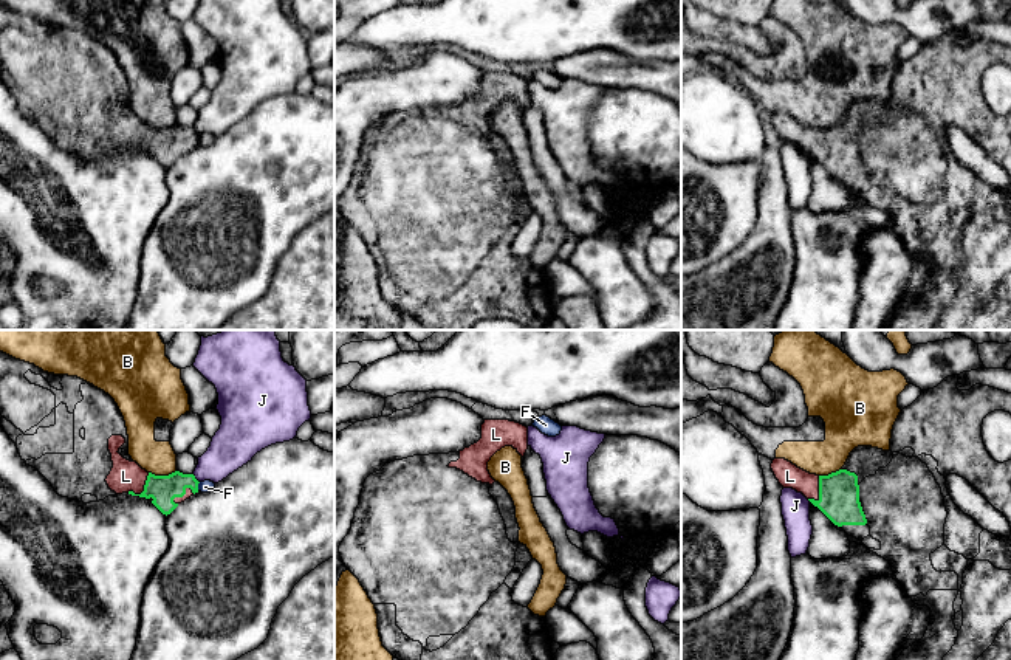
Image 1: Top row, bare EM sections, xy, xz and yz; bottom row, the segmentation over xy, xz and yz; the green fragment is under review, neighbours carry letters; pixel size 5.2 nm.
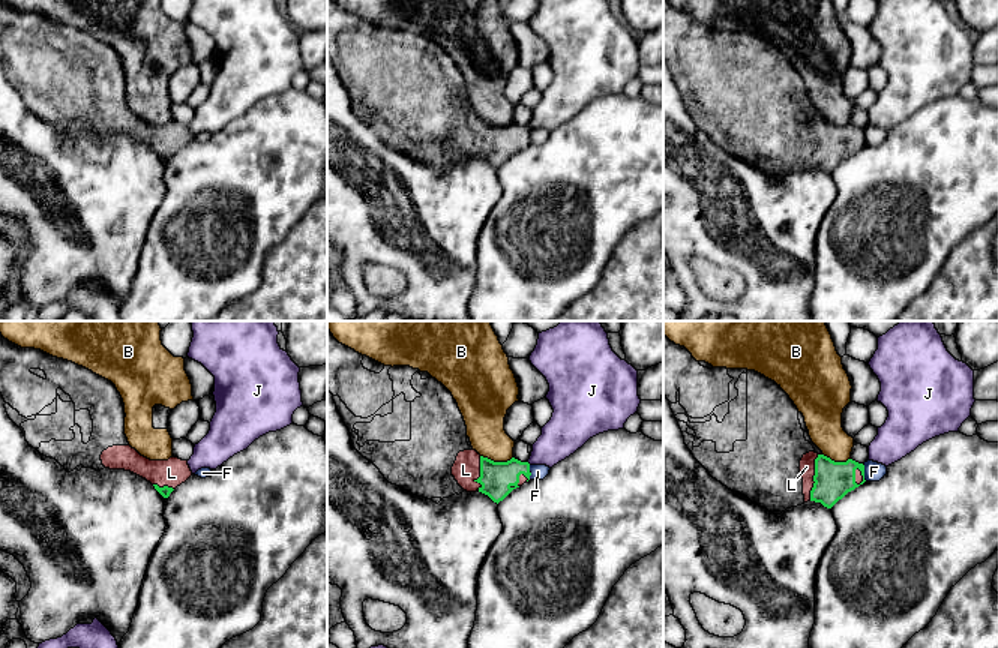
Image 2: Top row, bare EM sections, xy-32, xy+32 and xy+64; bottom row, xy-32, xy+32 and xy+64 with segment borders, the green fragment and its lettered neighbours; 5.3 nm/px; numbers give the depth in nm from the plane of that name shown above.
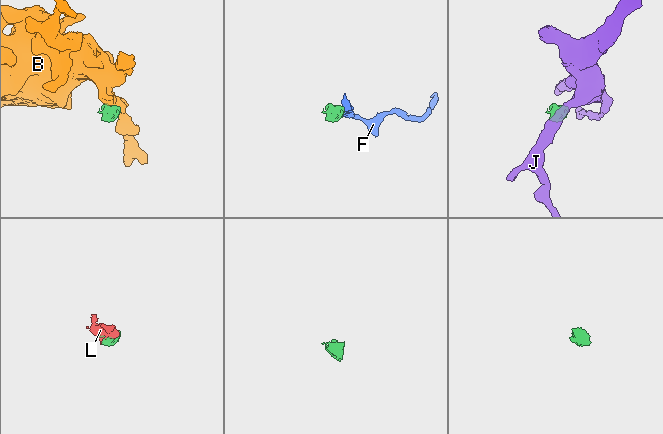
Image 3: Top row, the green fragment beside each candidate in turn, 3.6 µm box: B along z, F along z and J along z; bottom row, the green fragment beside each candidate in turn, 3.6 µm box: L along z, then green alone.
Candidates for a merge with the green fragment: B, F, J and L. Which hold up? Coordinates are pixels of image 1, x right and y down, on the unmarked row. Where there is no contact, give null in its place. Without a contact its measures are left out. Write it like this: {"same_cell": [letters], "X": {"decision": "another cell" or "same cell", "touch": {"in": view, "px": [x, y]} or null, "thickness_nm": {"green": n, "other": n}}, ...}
{"same_cell": ["L"], "B": {"decision": "another cell", "touch": {"in": "xy", "px": [161, 129]}, "thickness_nm": {"green": 150, "other": 180}}, "F": {"decision": "another cell", "touch": {"in": "xy", "px": [197, 140]}, "thickness_nm": {"green": 150, "other": 60}}, "J": {"decision": "another cell", "touch": {"in": "xy", "px": [195, 132]}, "thickness_nm": {"green": 150, "other": 220}}, "L": {"decision": "same cell", "touch": {"in": "yz", "px": [819, 144]}, "thickness_nm": {"green": 200, "other": 120}}}

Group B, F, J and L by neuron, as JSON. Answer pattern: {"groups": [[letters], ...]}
{"groups": [["B"], ["F"], ["J"], ["L"]]}

